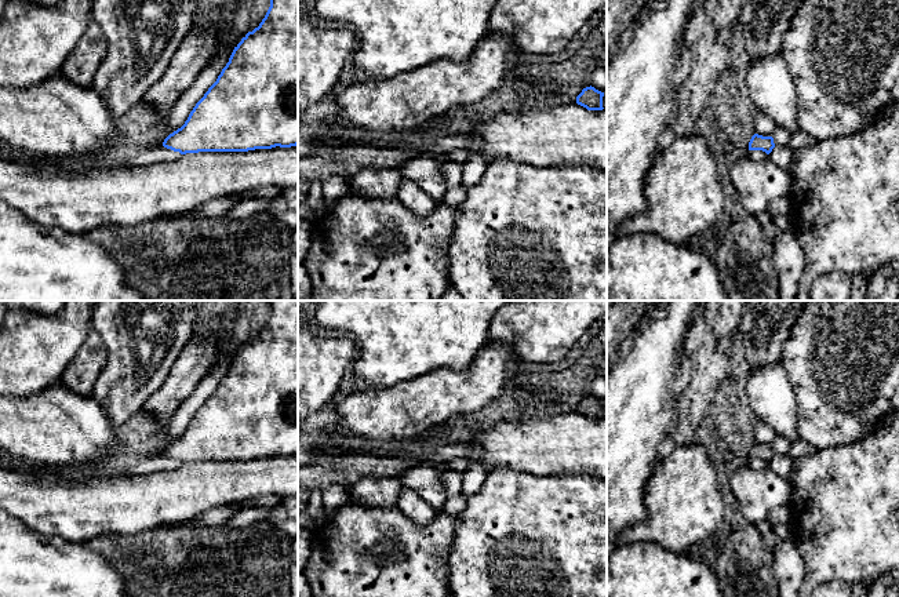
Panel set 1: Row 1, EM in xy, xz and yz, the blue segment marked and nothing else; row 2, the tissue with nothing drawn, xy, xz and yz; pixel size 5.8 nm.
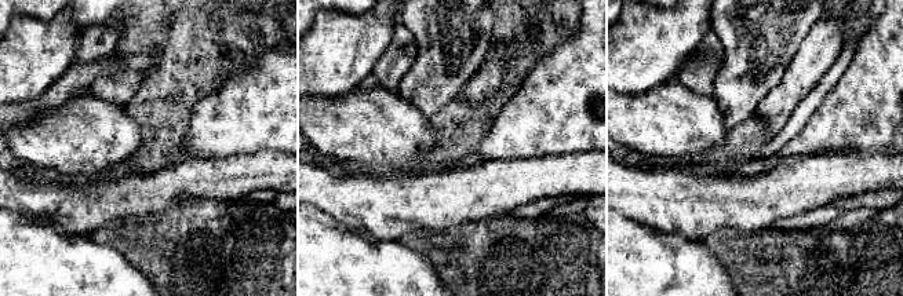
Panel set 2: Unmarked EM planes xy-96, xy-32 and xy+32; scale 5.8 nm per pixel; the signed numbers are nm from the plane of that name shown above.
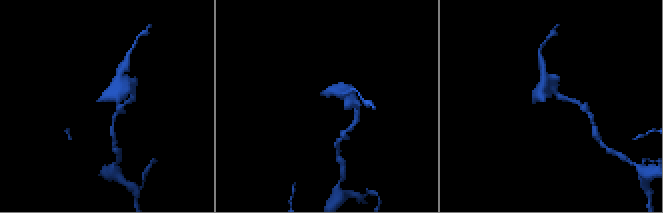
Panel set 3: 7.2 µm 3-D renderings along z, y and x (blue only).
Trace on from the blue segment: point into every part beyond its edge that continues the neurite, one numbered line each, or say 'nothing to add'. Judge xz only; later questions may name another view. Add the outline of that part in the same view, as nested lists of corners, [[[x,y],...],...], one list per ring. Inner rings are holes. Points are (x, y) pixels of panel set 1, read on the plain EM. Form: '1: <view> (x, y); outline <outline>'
nothing to add

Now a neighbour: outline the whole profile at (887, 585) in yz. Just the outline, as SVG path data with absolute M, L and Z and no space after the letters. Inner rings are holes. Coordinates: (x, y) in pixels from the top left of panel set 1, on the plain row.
M899 568L881 575L869 587L867 597L899 597Z

